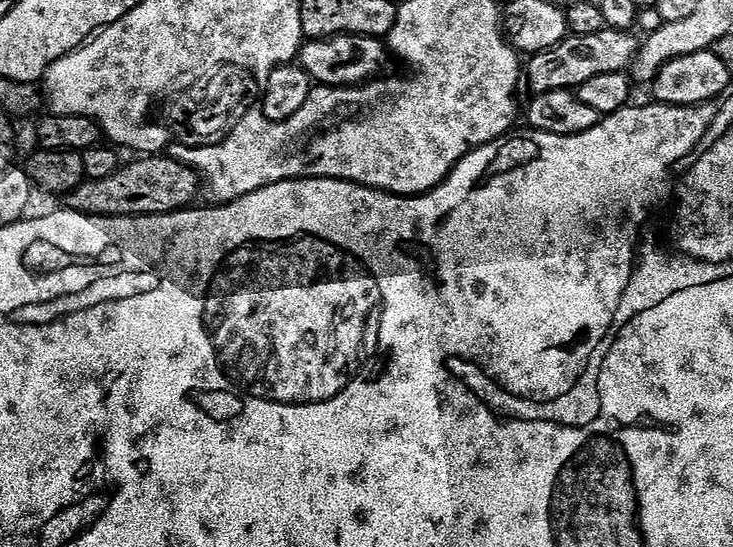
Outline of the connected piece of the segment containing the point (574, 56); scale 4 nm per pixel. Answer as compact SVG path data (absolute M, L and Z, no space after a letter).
M605 27L603 31L600 31L598 33L594 34L586 34L585 36L575 36L575 35L567 35L564 38L564 41L562 41L557 48L548 48L544 52L537 52L535 54L529 55L526 60L526 67L523 69L522 76L523 79L526 81L526 88L528 84L529 93L532 94L539 94L541 92L553 92L554 90L562 90L563 88L567 88L569 90L575 90L577 88L580 88L582 86L582 82L586 82L589 80L589 78L598 78L598 74L610 74L611 72L622 72L625 71L631 65L632 59L636 57L636 50L638 47L638 40L635 40L634 37L632 37L633 33L628 30L621 30L619 28L609 28Z

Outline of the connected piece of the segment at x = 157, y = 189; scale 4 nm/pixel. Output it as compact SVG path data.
M148 154L136 158L133 164L125 163L106 178L85 179L84 183L63 197L63 207L69 212L81 212L87 216L161 216L167 212L181 211L195 201L192 199L195 198L196 191L201 191L202 184L197 173L187 163L179 164L166 157L164 154Z

